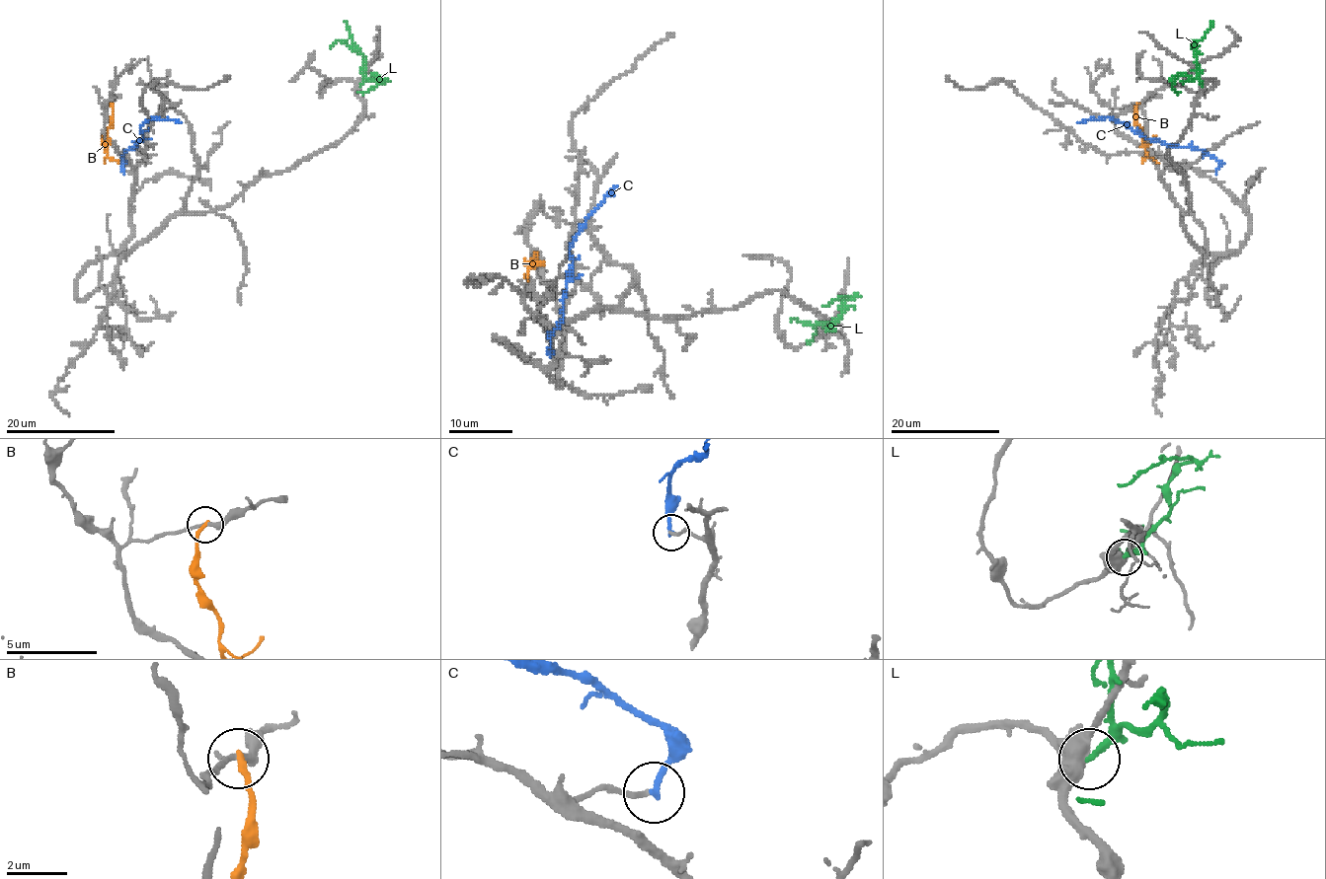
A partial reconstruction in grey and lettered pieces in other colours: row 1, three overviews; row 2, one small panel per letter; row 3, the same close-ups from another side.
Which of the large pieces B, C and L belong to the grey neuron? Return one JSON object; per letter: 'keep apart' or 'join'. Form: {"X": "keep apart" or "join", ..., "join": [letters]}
{"B": "keep apart", "C": "keep apart", "L": "keep apart", "join": []}

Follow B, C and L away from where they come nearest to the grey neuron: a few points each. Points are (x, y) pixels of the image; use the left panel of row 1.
B: (111, 104), (112, 122), (108, 131), (107, 155), (118, 161)
C: (122, 172), (122, 154), (142, 136), (143, 122), (153, 117), (182, 122)
L: (361, 85), (365, 76), (362, 54), (352, 47), (345, 21)

